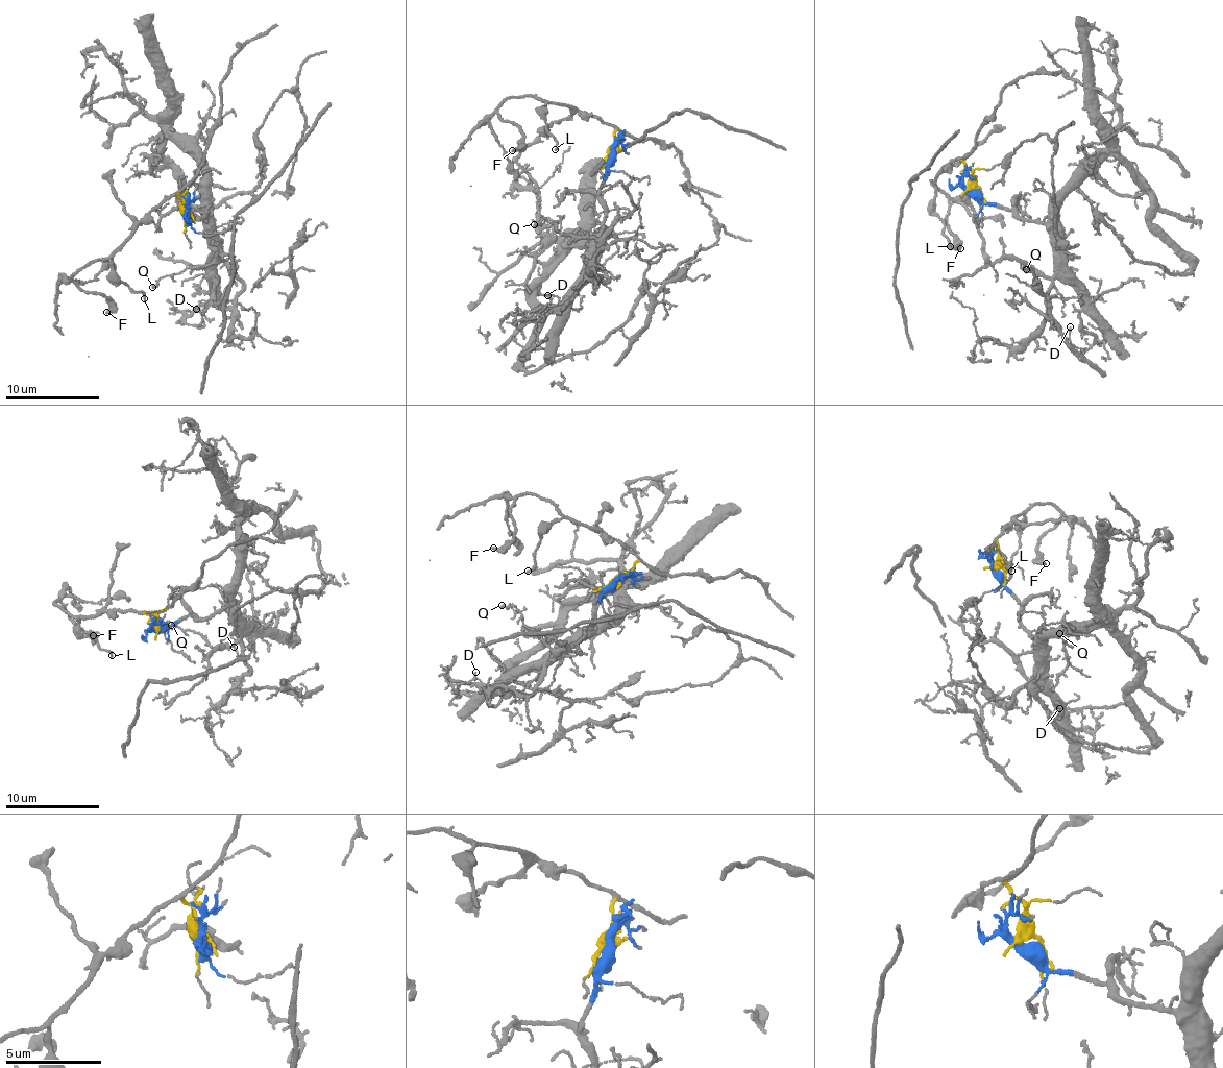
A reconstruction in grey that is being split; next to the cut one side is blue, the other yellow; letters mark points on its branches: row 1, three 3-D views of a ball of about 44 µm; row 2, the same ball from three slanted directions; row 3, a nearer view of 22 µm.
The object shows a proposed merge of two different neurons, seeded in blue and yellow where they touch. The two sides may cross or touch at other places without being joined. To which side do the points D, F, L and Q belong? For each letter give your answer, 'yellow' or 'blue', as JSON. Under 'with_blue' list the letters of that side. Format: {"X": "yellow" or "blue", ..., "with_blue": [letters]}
{"D": "blue", "F": "yellow", "L": "yellow", "Q": "blue", "with_blue": ["D", "Q"]}

